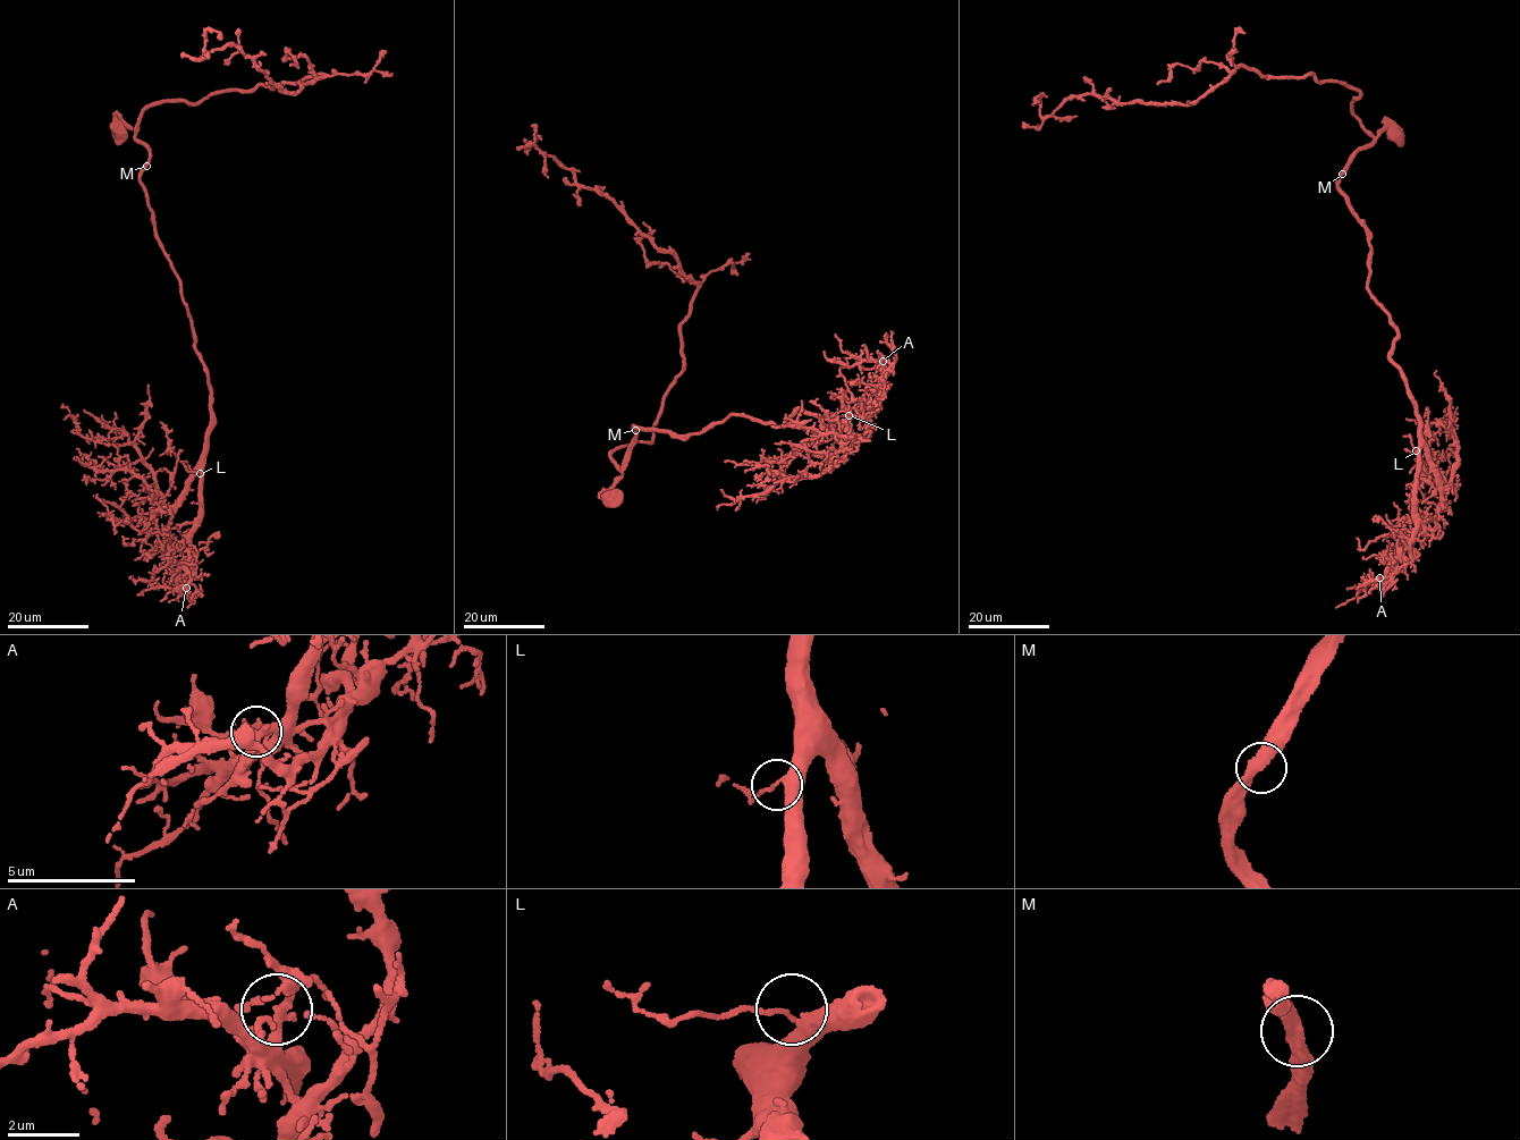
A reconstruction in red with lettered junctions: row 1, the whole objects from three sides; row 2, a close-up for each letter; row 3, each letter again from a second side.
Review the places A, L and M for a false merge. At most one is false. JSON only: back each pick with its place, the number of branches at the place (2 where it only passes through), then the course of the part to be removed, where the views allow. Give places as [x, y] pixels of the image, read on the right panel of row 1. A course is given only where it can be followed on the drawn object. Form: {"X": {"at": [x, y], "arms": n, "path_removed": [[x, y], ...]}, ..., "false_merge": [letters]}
{"false_merge": []}

